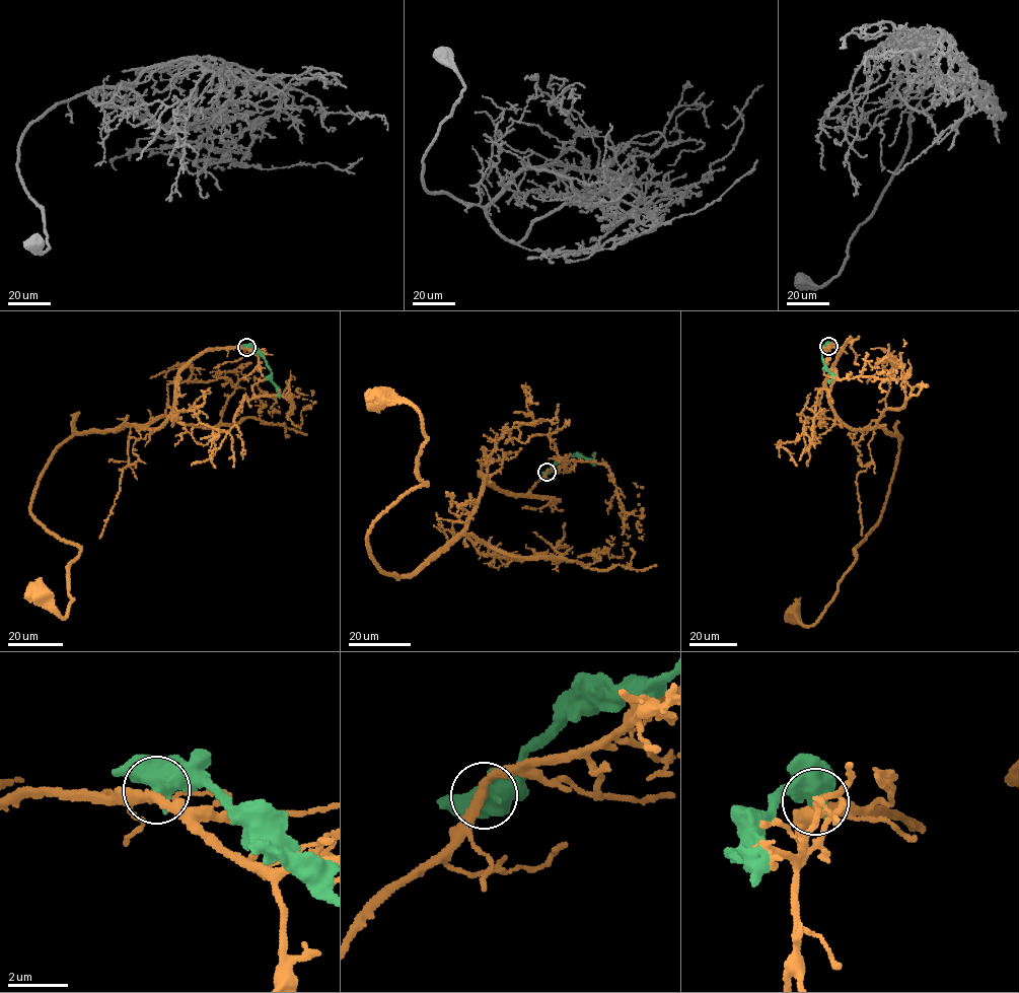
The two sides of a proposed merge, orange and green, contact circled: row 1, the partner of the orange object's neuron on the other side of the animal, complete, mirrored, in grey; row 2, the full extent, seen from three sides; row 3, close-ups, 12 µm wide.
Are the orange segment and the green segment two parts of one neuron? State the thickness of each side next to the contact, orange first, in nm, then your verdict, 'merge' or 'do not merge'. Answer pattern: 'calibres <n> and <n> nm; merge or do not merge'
calibres 300 and 600 nm; do not merge

